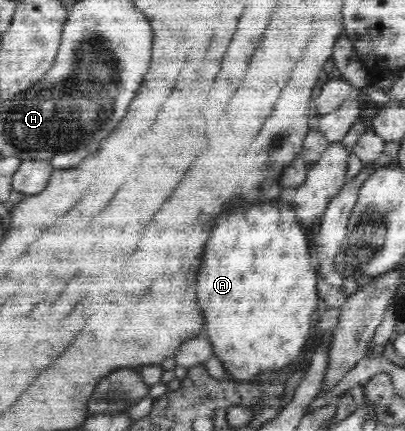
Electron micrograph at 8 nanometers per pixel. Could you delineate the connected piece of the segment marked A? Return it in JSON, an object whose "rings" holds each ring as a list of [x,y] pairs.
{"rings":[[[267,202],[261,204],[241,204],[233,208],[233,212],[225,212],[221,220],[217,220],[217,228],[213,228],[213,236],[209,236],[209,244],[205,244],[205,256],[201,262],[201,272],[197,276],[197,298],[205,314],[205,336],[213,345],[213,354],[222,362],[224,370],[233,382],[249,382],[254,376],[262,372],[275,372],[283,368],[292,367],[303,348],[311,332],[311,326],[316,319],[320,298],[317,295],[317,273],[311,266],[312,234],[302,227],[297,215],[288,202]]]}

